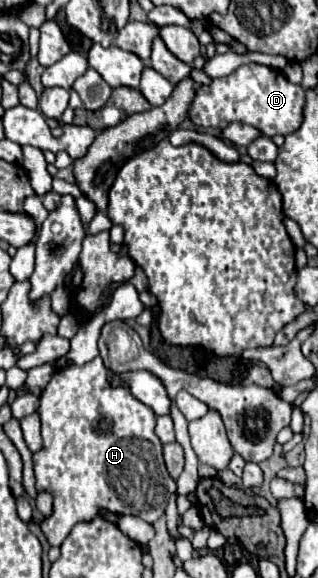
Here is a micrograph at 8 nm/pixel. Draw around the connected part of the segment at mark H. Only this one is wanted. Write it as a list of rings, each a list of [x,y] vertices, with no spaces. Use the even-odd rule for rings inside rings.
[[[93,358],[91,362],[83,364],[83,366],[67,366],[67,368],[61,368],[53,374],[51,382],[47,384],[47,388],[41,392],[41,406],[39,406],[39,416],[41,416],[41,436],[43,436],[43,448],[39,452],[35,452],[35,488],[37,490],[49,490],[55,498],[53,502],[53,512],[51,516],[43,518],[43,520],[36,521],[41,526],[47,542],[51,546],[61,546],[61,542],[65,540],[65,536],[71,532],[73,524],[81,522],[81,520],[91,520],[93,516],[97,516],[97,510],[99,508],[107,508],[111,512],[117,512],[117,514],[133,514],[133,516],[139,516],[143,518],[145,522],[155,522],[157,518],[161,518],[165,514],[165,508],[167,508],[167,502],[171,498],[171,494],[175,494],[175,480],[169,476],[167,468],[165,468],[165,462],[163,462],[163,450],[161,450],[161,440],[155,436],[155,412],[151,408],[147,408],[145,404],[141,404],[139,400],[135,400],[125,388],[111,388],[109,384],[105,384],[107,380],[107,372],[105,372],[105,366],[101,362],[101,358]],[[135,468],[143,468],[147,472],[135,472]]]

